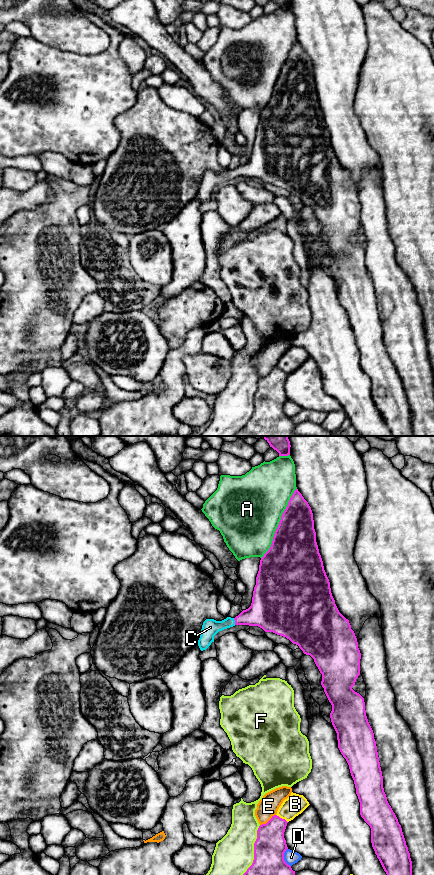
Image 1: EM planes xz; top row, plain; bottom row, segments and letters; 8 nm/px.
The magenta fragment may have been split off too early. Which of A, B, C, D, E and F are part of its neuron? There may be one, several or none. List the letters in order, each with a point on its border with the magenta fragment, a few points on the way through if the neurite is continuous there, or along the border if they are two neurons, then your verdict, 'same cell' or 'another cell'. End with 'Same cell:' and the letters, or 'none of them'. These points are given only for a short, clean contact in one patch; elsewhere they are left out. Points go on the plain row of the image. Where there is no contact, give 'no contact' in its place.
A: xz (279, 75) | another cell
B: xz (281, 370) | another cell
C: xz (235, 173) | same cell
D: xz (283, 409) | another cell
E: xz (268, 373) | another cell
F: xz (254, 406) | another cell
Same cell: C

